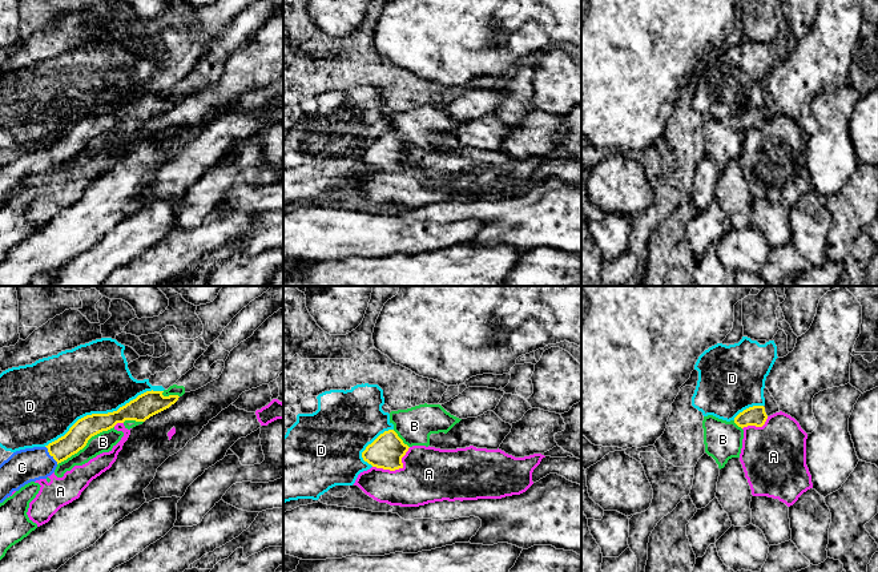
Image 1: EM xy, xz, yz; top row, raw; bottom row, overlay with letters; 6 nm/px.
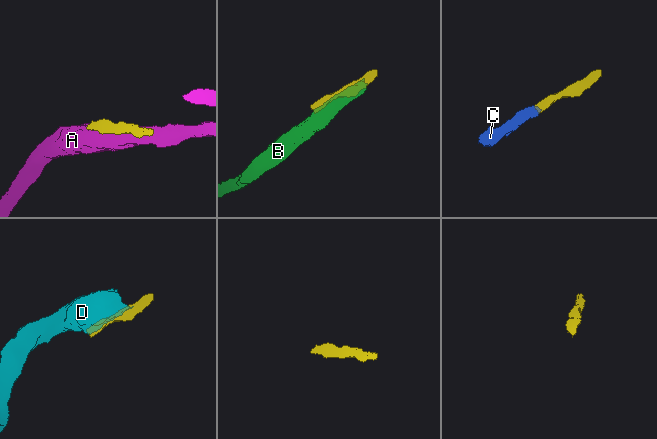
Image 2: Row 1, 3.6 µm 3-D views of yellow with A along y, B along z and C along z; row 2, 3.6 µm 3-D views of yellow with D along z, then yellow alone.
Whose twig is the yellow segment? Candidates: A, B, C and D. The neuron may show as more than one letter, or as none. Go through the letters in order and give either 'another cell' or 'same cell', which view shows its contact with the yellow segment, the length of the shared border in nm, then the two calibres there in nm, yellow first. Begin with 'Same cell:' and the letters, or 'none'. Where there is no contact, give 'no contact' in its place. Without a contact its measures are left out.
Same cell: C
A: another cell | xz | 260 nm | 200/320 nm
B: another cell | xy | 420 nm | 140/120 nm
C: same cell | xy | 130 nm | 140/200 nm
D: another cell | xy | 800 nm | 150/440 nm

